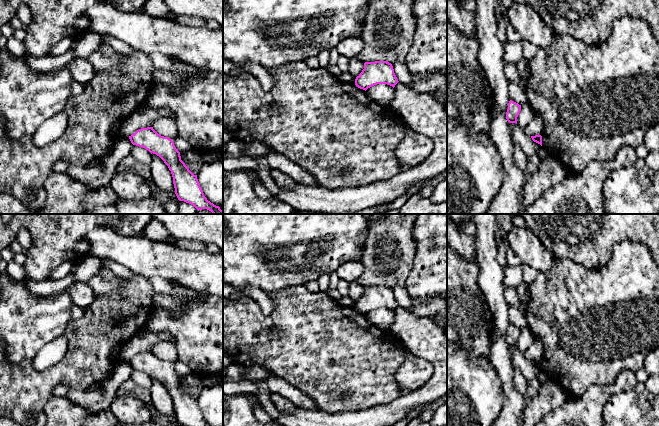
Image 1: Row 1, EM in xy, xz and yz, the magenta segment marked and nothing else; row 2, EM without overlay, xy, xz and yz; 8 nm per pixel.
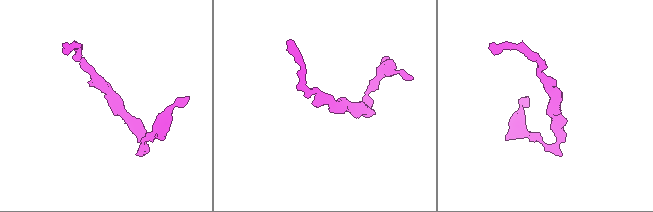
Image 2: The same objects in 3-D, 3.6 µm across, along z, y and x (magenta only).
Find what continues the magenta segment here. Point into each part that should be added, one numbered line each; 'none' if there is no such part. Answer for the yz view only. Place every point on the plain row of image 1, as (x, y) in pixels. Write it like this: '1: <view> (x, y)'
none

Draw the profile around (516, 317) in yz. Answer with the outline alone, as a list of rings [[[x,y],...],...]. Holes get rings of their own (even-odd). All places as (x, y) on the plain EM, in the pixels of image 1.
[[[509,306],[508,318],[510,324],[521,330],[528,326],[525,312],[520,311],[515,307]]]

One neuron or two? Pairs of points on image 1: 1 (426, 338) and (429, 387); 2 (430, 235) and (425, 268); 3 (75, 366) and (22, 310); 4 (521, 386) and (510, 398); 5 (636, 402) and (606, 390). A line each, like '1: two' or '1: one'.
1: one
2: one
3: two
4: two
5: two

